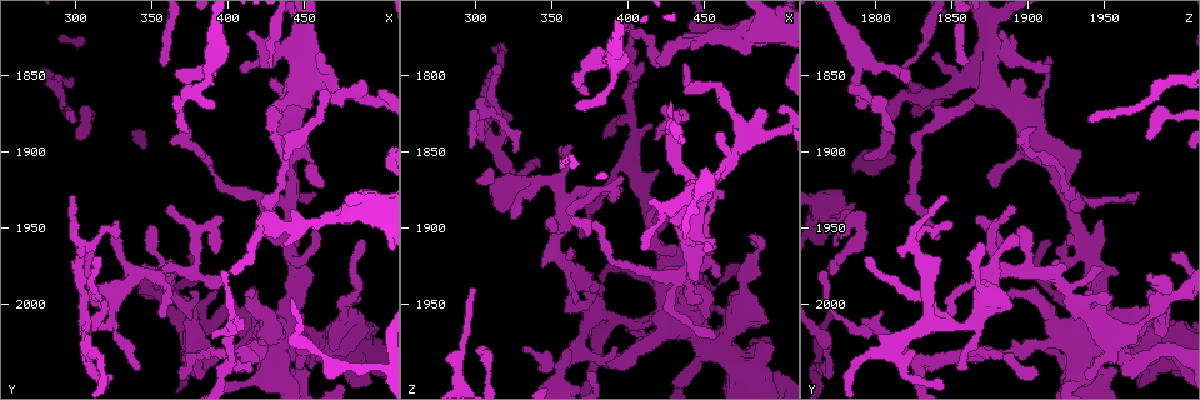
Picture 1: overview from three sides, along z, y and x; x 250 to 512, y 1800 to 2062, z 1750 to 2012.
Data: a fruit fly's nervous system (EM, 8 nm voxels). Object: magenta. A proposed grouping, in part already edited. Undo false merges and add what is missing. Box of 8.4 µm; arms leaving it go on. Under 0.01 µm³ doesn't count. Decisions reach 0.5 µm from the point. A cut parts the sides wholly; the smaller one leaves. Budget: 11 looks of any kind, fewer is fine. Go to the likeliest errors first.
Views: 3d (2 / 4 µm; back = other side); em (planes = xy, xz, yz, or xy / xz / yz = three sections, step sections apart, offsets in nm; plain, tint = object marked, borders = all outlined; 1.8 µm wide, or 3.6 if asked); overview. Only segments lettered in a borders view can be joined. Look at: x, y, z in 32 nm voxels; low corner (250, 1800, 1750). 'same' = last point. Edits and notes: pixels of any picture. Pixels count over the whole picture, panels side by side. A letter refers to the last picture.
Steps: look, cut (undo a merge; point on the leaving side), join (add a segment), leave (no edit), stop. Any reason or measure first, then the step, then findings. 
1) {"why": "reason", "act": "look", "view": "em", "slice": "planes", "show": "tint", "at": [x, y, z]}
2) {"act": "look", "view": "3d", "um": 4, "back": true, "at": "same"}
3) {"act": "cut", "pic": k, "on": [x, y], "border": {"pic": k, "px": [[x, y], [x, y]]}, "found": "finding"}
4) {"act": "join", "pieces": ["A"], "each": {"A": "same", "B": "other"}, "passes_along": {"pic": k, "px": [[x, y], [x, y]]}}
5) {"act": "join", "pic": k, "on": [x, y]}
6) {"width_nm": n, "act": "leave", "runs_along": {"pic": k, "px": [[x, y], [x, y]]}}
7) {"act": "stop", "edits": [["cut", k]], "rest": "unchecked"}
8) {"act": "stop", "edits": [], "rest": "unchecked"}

{"why": "branch stops here", "act": "look", "view": "3d", "um": 4, "back": true, "at": [356, 1840, 1860]}

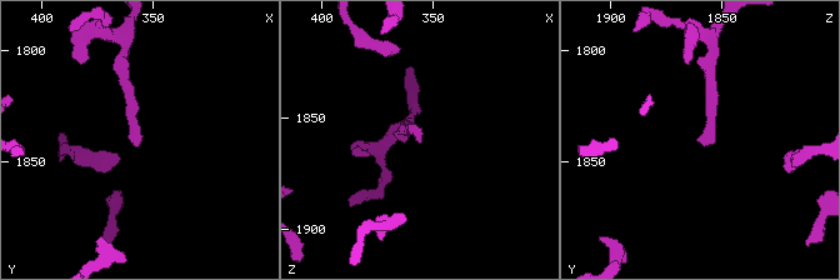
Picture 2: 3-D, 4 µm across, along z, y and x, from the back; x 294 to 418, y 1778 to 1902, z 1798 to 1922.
{"why": "shape alone is not enough", "act": "look", "view": "em", "slice": "xy", "step": 4, "show": "borders", "at": [355, 1841, 1861]}

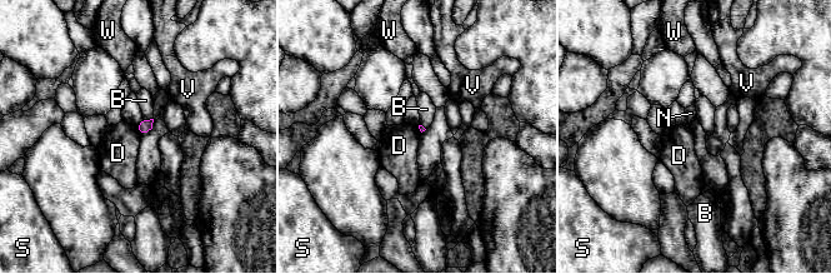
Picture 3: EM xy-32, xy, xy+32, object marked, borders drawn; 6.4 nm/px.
{"longest_contact_nm": ["B", 70], "act": "leave", "each": {"B": "other", "D": "other", "N": "other", "S": "other", "V": "other", "W": "other"}, "border": {"pic": 3, "px": [[135, 126], [141, 134]]}, "found": "no lettered segment goes on from it"}

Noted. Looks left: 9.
{"act": "look", "view": "em", "slice": "xz", "step": 4, "show": "tint", "at": [452, 1816, 1872]}

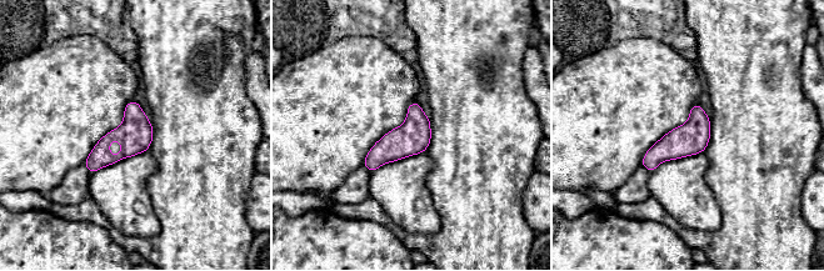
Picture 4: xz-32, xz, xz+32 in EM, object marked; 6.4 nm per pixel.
{"why": "cut it another way", "act": "look", "view": "em", "slice": "yz", "step": 8, "show": "borders", "at": "same"}

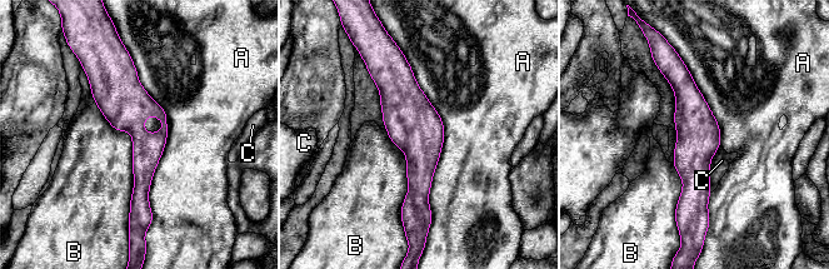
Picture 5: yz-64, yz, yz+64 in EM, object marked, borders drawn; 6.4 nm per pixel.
{"longest_contact_nm": ["A", 1100], "act": "leave", "each": {"A": "other", "B": "other", "C": "other"}, "found": "continuous, no second cell"}

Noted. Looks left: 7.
{"why": "free end", "act": "look", "view": "3d", "um": 2, "at": [400, 1980, 1772]}

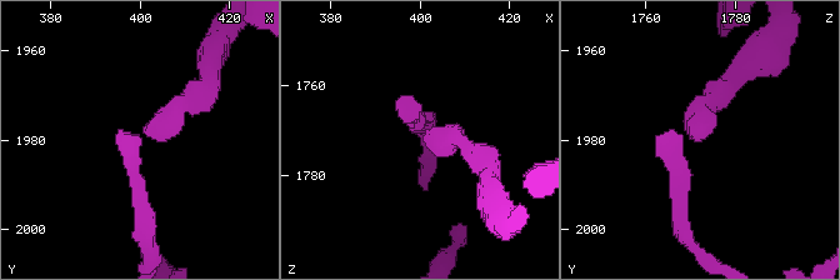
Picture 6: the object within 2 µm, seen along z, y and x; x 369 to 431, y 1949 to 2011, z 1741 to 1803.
{"why": "shape alone is not enough", "act": "look", "view": "em", "slice": "yz", "step": 4, "show": "tint", "at": [400, 1977, 1771]}

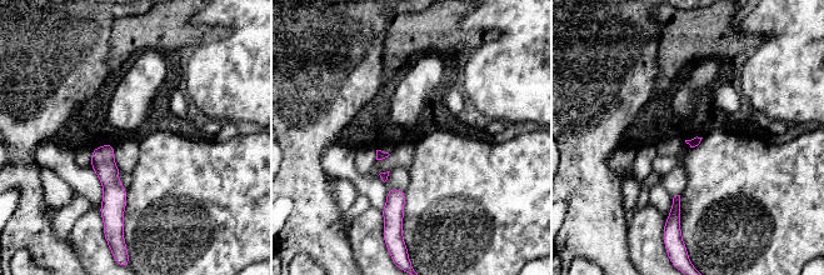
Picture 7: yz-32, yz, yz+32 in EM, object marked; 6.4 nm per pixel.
{"act": "look", "view": "em", "slice": "planes", "show": "borders", "at": "same"}

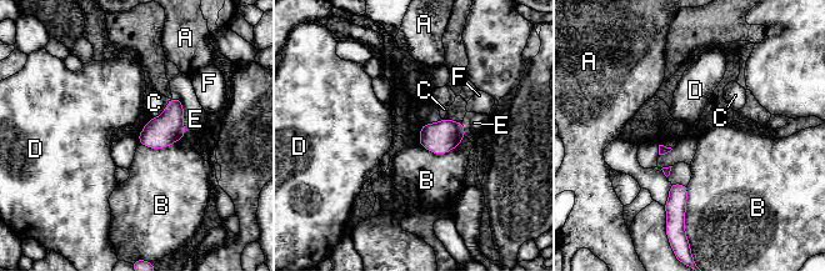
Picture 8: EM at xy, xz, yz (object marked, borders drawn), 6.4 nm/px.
{"act": "leave", "each": {"A": "other", "B": "other", "C": "other", "D": "other", "E": "other", "F": "other"}, "border": {"pic": 8, "px": [[183, 137], [156, 149], [139, 142]]}, "found": "no lettered segment goes on from it"}

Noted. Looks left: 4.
{"why": "a fork", "act": "look", "view": "3d", "um": 4, "at": [460, 2026, 1980]}

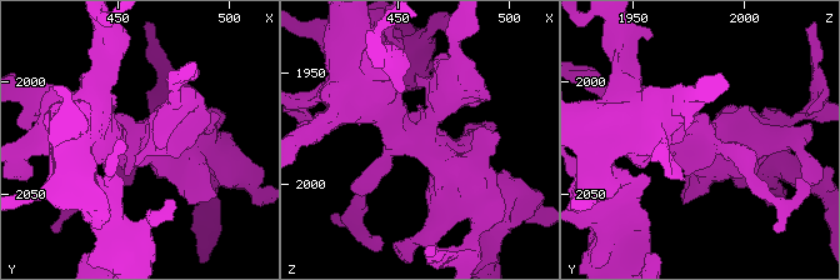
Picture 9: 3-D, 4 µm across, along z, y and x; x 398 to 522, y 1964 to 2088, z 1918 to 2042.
{"arms": 4, "why": "shape alone is not enough", "act": "look", "view": "em", "slice": "planes", "show": "tint", "at": [459, 2027, 1979]}

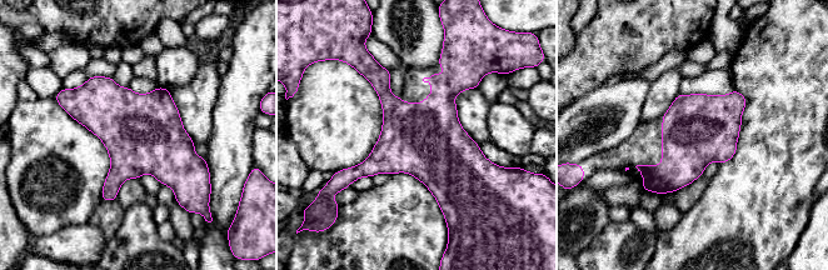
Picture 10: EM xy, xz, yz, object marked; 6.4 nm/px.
{"why": "see the neighbours", "act": "look", "view": "em", "slice": "planes", "show": "borders", "at": "same"}

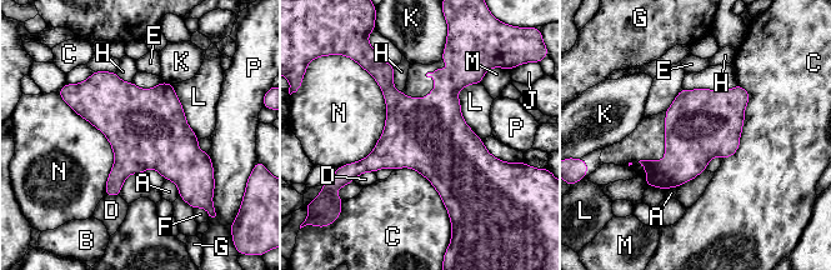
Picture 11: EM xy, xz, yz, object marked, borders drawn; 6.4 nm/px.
{"width_nm": 460, "act": "leave", "each": {"A": "other", "B": "other", "C": "other", "D": "other", "E": "other", "F": "other", "G": "other", "H": "other", "J": "other", "K": "other", "L": "other", "M": "other", "N": "other", "P": "other"}, "found": "one cell here"}

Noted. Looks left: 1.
{"act": "stop", "edits": [], "rest": "unchecked"}

